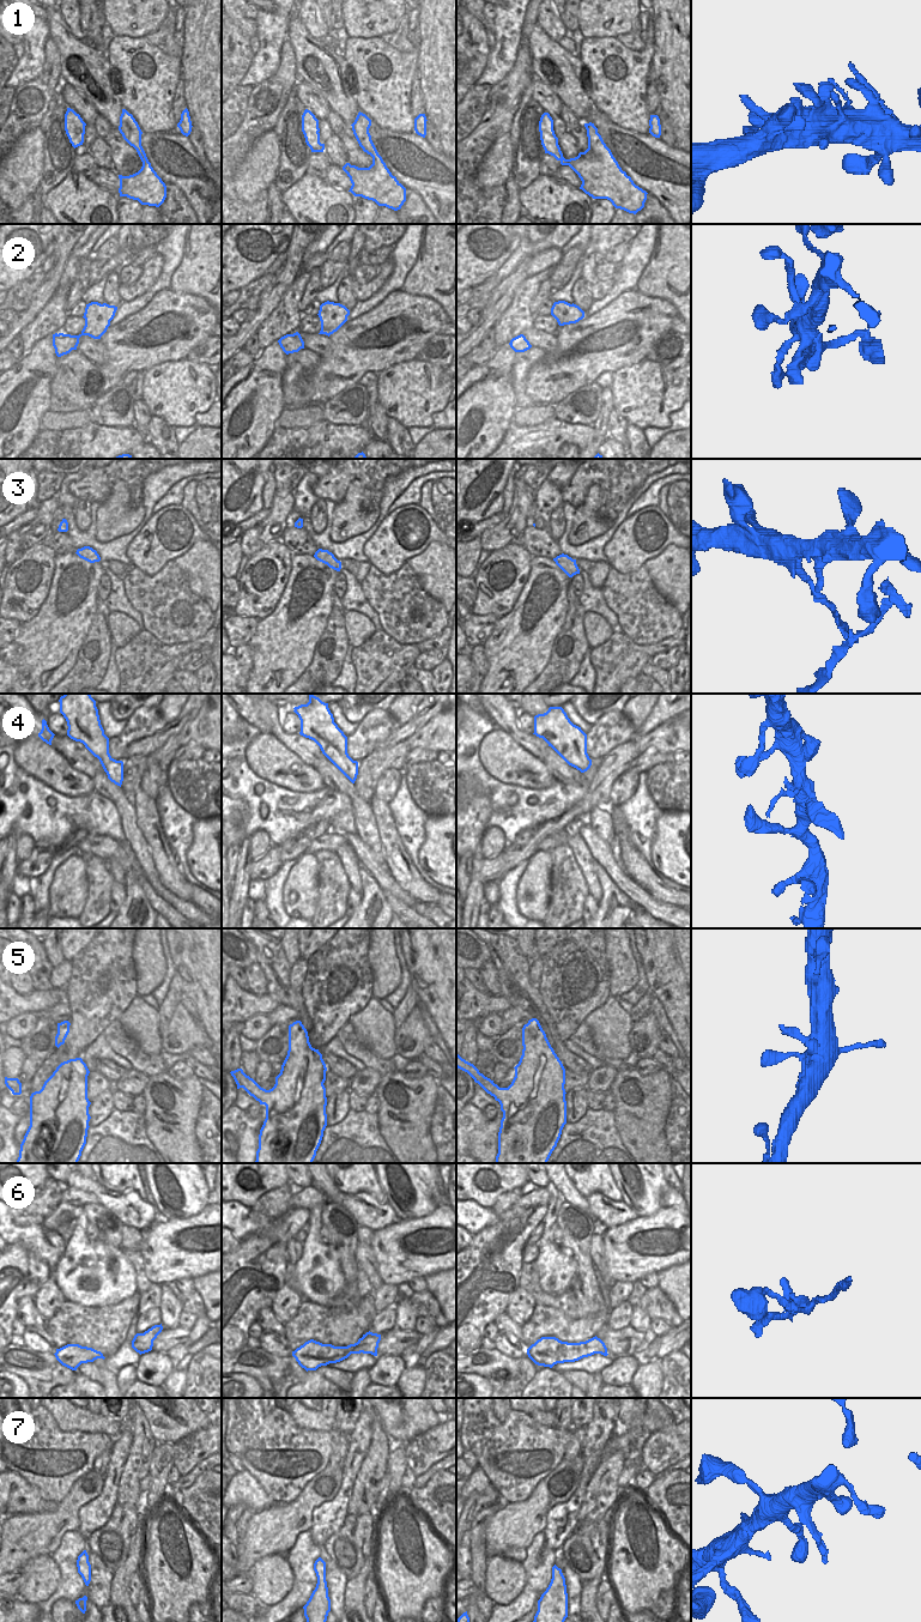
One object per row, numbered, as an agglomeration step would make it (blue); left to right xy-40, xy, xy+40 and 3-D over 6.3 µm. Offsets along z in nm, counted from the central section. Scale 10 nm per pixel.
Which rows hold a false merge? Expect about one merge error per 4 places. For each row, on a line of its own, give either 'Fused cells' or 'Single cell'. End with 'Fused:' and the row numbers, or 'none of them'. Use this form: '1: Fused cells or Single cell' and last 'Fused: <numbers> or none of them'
1: Single cell
2: Single cell
3: Fused cells
4: Single cell
5: Single cell
6: Single cell
7: Single cell
Fused: 3

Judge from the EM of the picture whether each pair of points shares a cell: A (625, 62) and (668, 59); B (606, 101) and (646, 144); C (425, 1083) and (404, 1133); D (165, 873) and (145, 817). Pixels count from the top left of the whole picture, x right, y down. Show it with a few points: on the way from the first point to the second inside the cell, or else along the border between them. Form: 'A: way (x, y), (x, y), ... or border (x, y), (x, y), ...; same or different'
A: border (654, 32), (654, 55), (650, 65); different
B: border (610, 119), (622, 127), (648, 133); different
C: way (419, 1095), (411, 1103), (411, 1121); same
D: way (163, 859), (152, 831); same

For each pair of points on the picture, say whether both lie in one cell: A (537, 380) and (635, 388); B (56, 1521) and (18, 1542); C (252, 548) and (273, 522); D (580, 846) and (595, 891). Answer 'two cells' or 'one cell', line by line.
A: two cells
B: one cell
C: one cell
D: one cell

